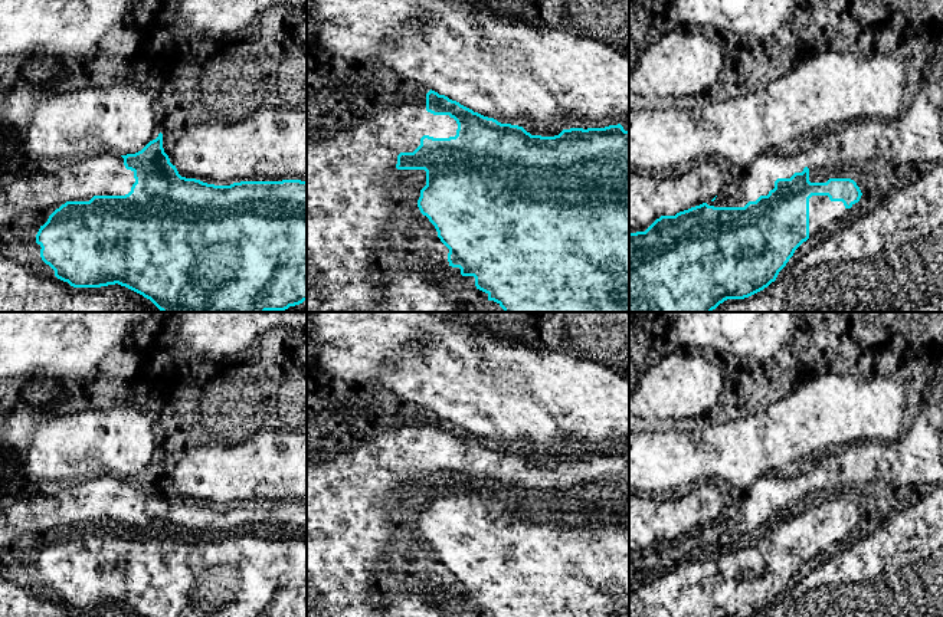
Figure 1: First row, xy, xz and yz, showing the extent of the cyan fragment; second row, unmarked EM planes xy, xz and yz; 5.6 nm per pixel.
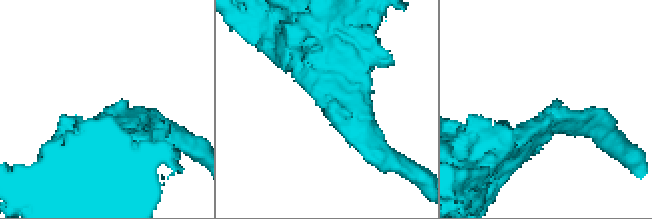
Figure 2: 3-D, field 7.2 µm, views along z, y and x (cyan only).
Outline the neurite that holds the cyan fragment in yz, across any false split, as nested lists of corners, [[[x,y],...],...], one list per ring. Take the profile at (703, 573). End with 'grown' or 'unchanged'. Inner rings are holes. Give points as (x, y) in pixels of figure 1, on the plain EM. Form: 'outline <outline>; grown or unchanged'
outline [[[805,489],[790,501],[777,501],[767,518],[744,529],[703,525],[675,538],[661,538],[645,554],[629,555],[629,617],[754,617],[763,613],[809,561],[812,518],[828,518],[851,531],[862,515],[851,501],[811,505]]]; unchanged

